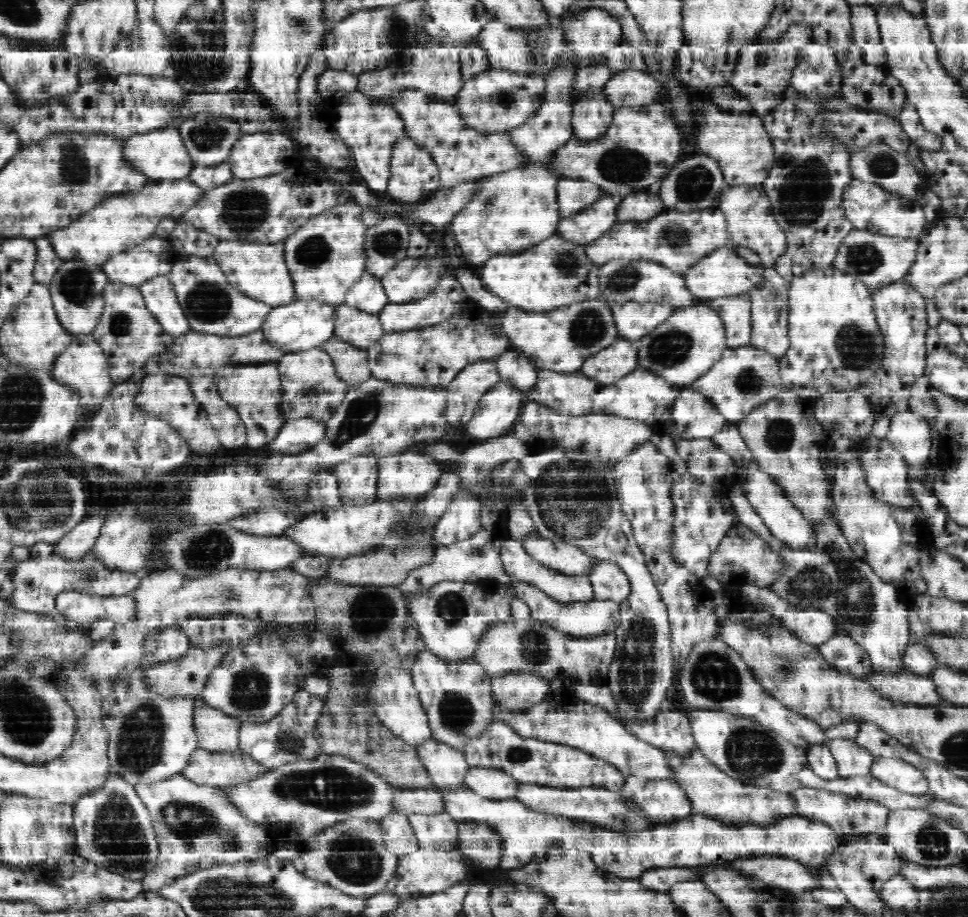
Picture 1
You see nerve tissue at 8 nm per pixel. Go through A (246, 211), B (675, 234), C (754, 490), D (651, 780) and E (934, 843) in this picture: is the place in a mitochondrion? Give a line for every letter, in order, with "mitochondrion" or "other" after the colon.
A: mitochondrion
B: mitochondrion
C: other
D: other
E: mitochondrion

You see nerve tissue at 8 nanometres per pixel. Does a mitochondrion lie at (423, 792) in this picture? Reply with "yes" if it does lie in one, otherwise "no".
no

